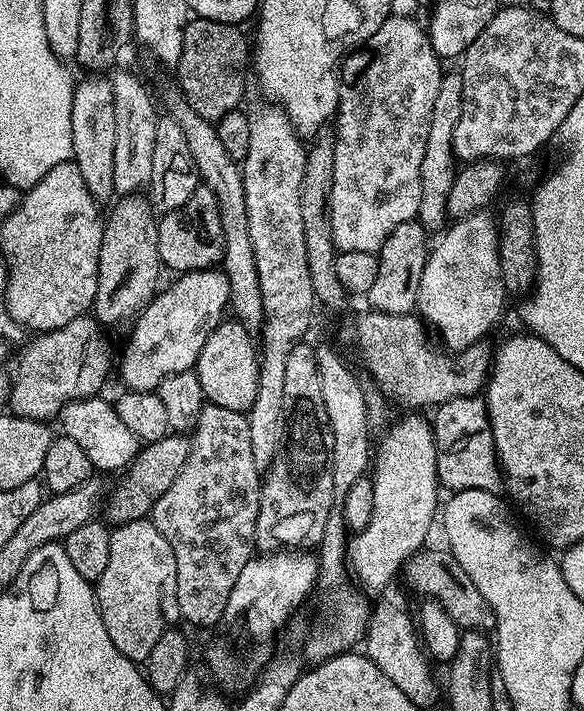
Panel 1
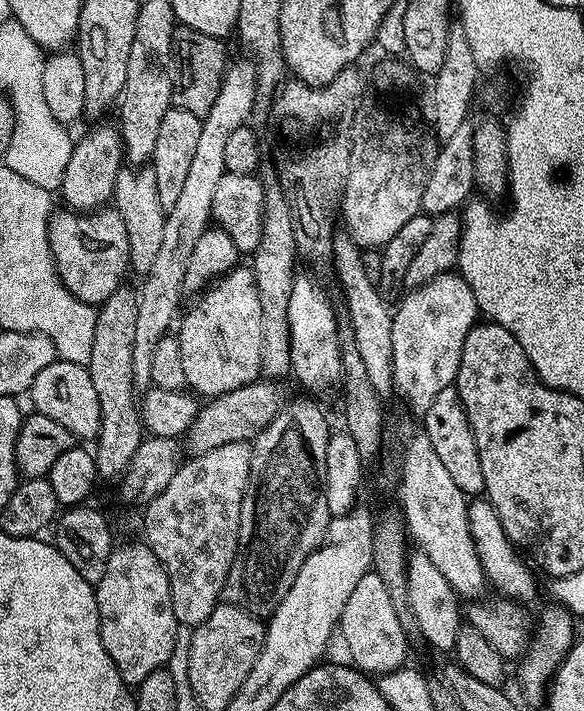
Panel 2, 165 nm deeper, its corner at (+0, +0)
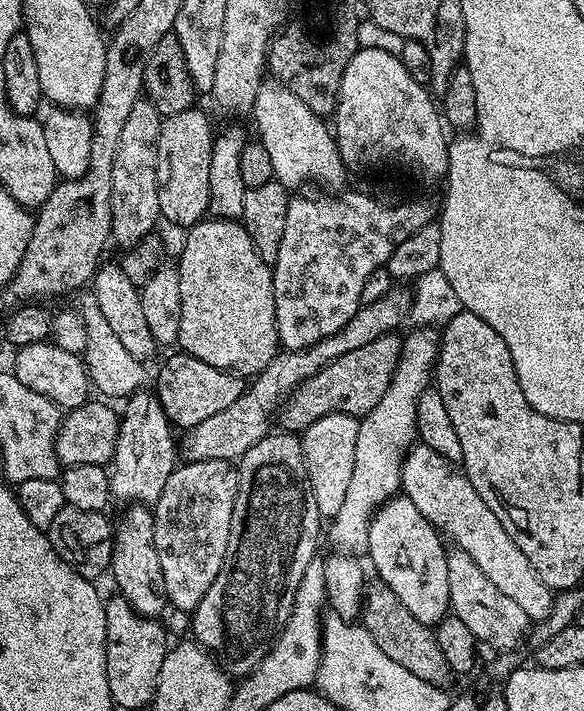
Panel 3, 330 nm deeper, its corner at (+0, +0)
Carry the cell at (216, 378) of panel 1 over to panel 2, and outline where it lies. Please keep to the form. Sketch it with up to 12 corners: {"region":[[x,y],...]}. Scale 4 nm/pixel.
{"region":[[251,267],[199,293],[178,339],[197,397],[262,372],[262,302]]}

